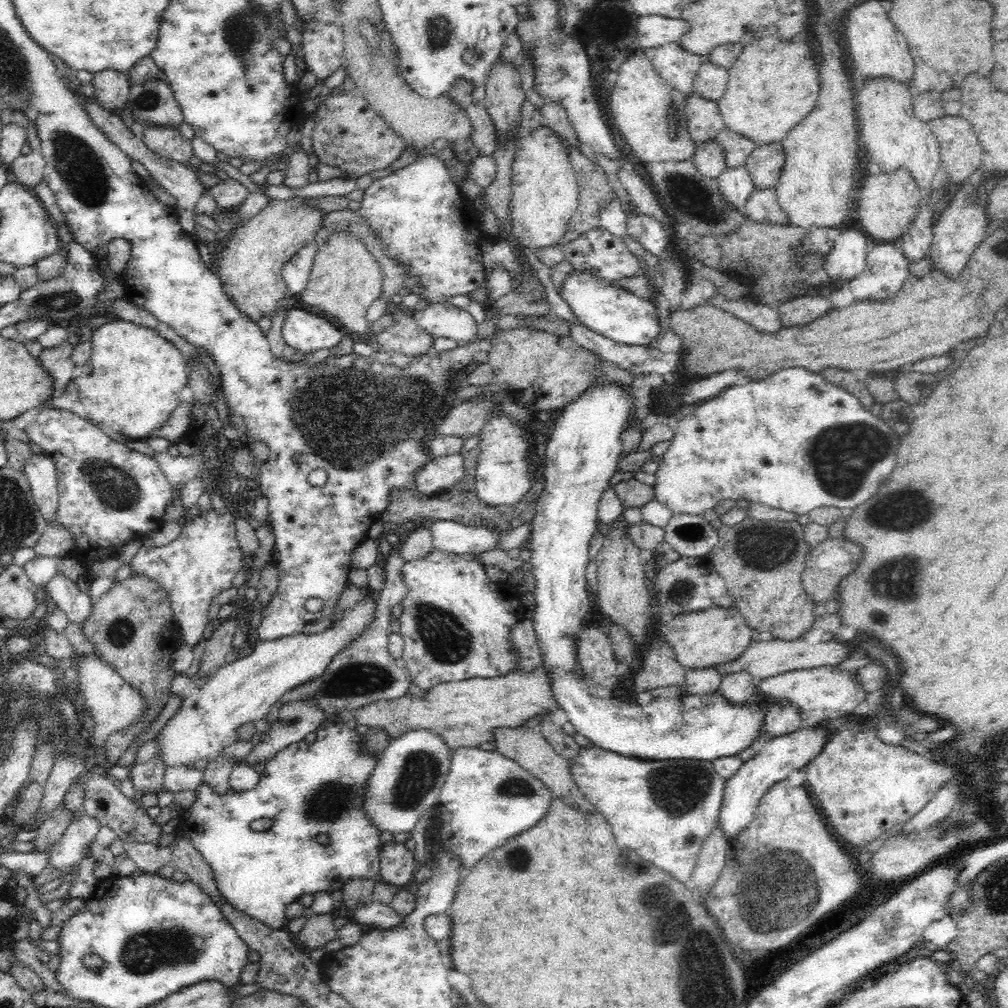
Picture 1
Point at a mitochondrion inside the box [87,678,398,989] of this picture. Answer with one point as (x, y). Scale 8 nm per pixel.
(143, 952)

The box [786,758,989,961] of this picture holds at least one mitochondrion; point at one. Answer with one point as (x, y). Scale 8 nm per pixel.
(941, 830)

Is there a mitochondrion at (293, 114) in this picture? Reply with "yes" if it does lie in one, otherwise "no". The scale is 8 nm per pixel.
no

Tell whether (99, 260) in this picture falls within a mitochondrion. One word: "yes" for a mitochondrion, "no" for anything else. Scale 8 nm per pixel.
no

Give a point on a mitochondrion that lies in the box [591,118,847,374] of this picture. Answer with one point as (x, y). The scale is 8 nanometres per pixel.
(696, 199)

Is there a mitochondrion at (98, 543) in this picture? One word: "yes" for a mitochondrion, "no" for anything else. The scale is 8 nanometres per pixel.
no

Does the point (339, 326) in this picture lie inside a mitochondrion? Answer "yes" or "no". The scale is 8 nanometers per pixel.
no

